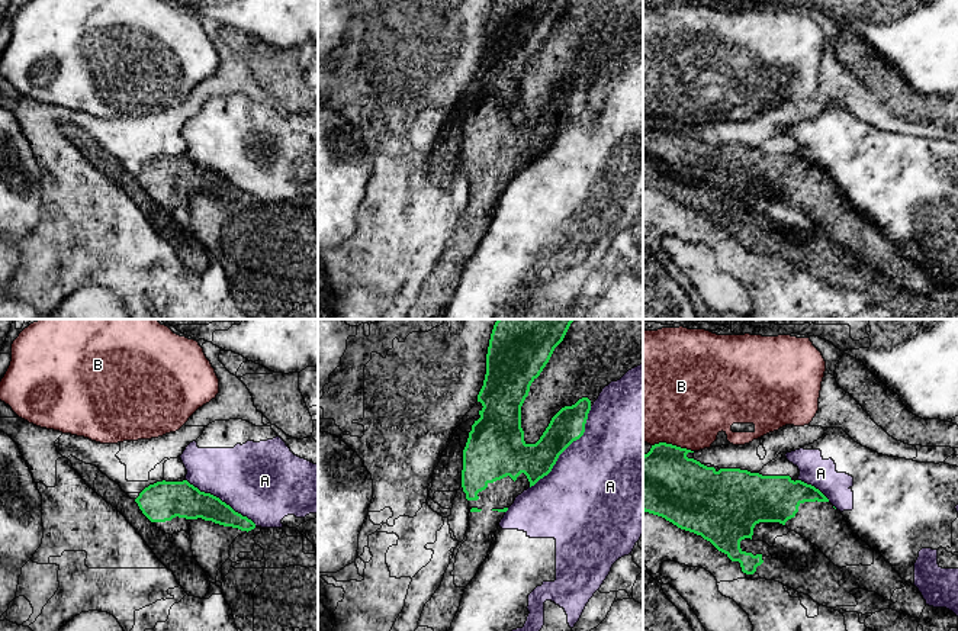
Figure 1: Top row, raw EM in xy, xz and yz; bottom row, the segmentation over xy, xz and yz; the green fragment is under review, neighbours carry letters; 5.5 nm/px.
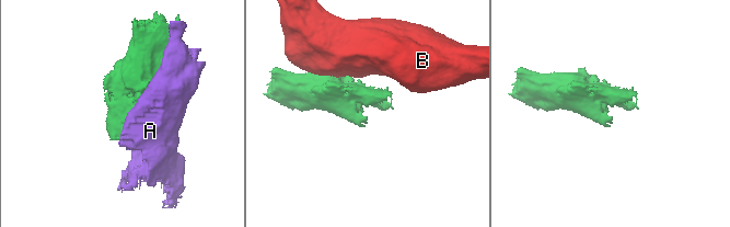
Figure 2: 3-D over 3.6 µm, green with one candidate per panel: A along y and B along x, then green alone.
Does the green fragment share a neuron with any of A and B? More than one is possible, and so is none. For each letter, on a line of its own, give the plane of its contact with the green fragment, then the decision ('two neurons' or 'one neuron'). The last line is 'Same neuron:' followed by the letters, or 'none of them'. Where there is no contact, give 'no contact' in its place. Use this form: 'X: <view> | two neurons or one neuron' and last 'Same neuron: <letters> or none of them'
A: xz | two neurons
B: yz | two neurons
Same neuron: none of them

